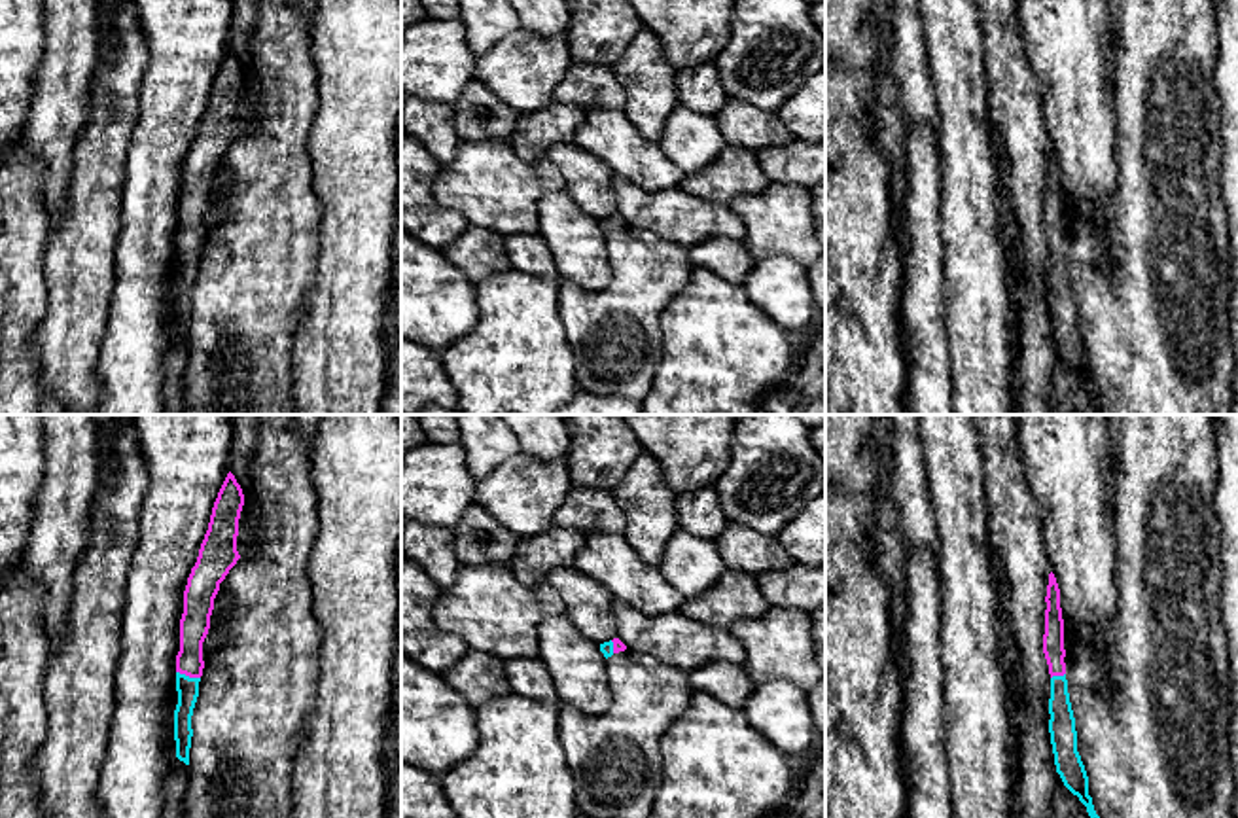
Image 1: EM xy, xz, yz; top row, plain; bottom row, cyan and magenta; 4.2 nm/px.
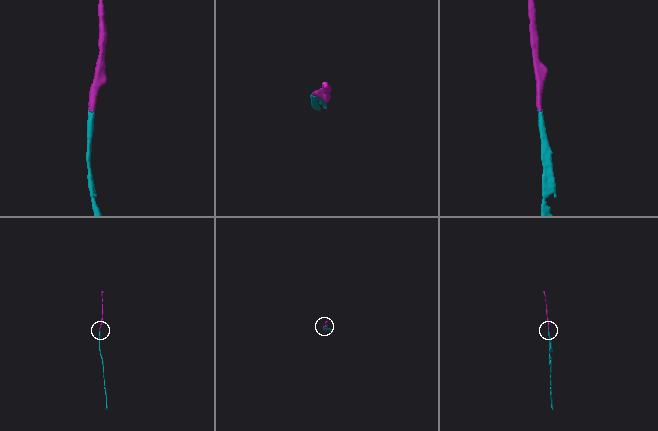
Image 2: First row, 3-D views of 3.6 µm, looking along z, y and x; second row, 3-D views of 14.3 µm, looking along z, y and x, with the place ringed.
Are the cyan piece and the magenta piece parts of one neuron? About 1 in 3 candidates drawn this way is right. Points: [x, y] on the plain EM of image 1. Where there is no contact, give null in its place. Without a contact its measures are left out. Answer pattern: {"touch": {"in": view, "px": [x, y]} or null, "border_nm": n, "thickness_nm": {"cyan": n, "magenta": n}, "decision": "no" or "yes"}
{"touch": {"in": "xy", "px": [188, 252]}, "border_nm": 110, "thickness_nm": {"cyan": 100, "magenta": 130}, "decision": "yes"}

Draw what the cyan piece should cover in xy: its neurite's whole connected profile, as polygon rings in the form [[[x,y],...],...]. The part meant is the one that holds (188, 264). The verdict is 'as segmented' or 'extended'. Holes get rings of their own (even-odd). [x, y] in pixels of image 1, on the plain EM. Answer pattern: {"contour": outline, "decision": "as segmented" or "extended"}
{"contour": [[[229,47],[214,78],[208,106],[184,167],[180,227],[176,231],[178,280],[174,286],[174,316],[176,333],[186,341],[189,341],[193,312],[191,292],[204,244],[203,218],[210,204],[210,191],[220,159],[240,134],[237,127],[237,112],[242,81],[242,64]]], "decision": "extended"}

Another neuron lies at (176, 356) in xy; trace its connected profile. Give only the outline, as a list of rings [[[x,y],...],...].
[[[176,258],[165,282],[165,329],[168,347],[163,362],[163,415],[186,415],[186,371],[189,341],[176,333],[174,286],[178,280]]]

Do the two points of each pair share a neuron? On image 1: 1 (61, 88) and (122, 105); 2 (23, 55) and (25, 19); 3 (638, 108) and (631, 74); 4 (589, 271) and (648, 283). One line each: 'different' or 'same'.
1: different
2: same
3: same
4: different

